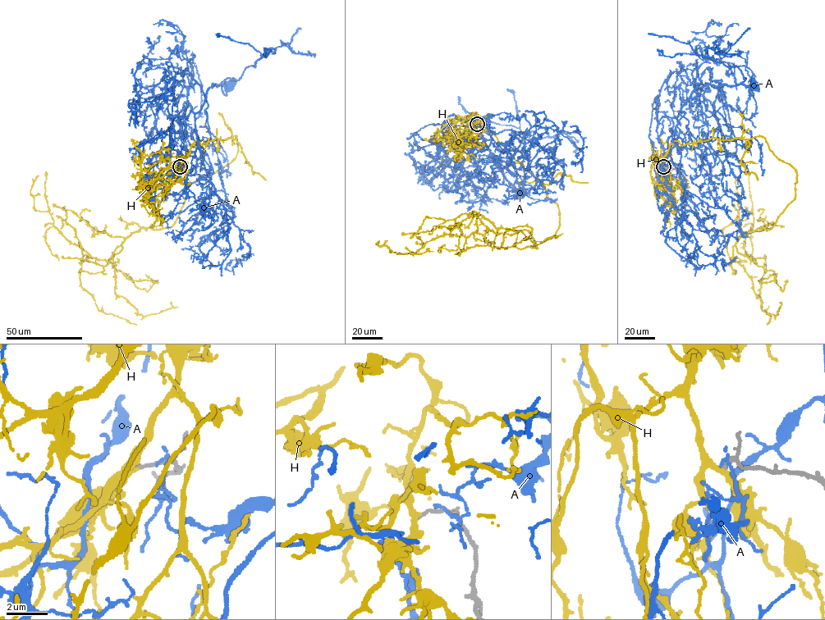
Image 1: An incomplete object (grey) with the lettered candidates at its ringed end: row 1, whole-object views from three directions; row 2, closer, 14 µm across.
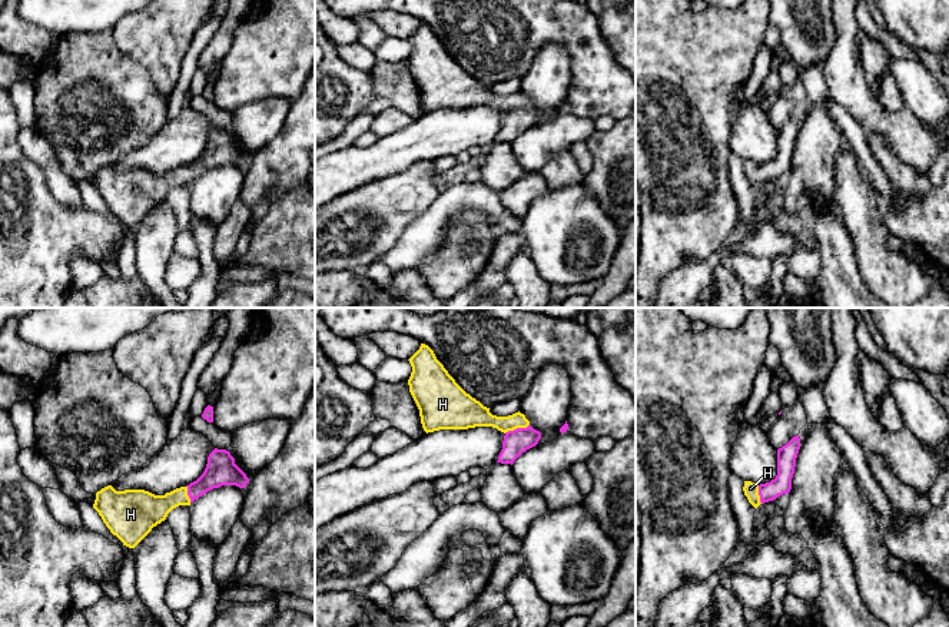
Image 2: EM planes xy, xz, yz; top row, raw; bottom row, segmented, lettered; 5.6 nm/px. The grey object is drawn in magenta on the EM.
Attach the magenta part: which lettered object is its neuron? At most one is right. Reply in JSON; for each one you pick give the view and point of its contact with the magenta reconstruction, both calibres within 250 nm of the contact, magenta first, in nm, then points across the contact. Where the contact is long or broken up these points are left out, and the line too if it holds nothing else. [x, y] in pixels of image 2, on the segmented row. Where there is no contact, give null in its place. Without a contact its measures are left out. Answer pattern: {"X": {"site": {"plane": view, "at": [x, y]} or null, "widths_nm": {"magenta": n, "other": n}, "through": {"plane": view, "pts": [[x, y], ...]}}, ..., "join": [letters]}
{"H": {"site": {"plane": "xz", "at": [517, 428]}, "widths_nm": {"magenta": 140, "other": 140}, "through": {"plane": "xz", "pts": [[516, 443], [517, 428], [475, 414]]}}, "join": ["H"]}

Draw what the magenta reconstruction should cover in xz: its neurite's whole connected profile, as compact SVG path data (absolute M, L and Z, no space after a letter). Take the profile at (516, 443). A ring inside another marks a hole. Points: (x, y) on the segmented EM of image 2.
M421 344L408 361L412 366L409 392L427 434L439 429L497 428L505 434L497 462L511 465L538 444L541 432L530 425L524 414L518 411L508 417L492 415L490 408L455 382L428 345Z

